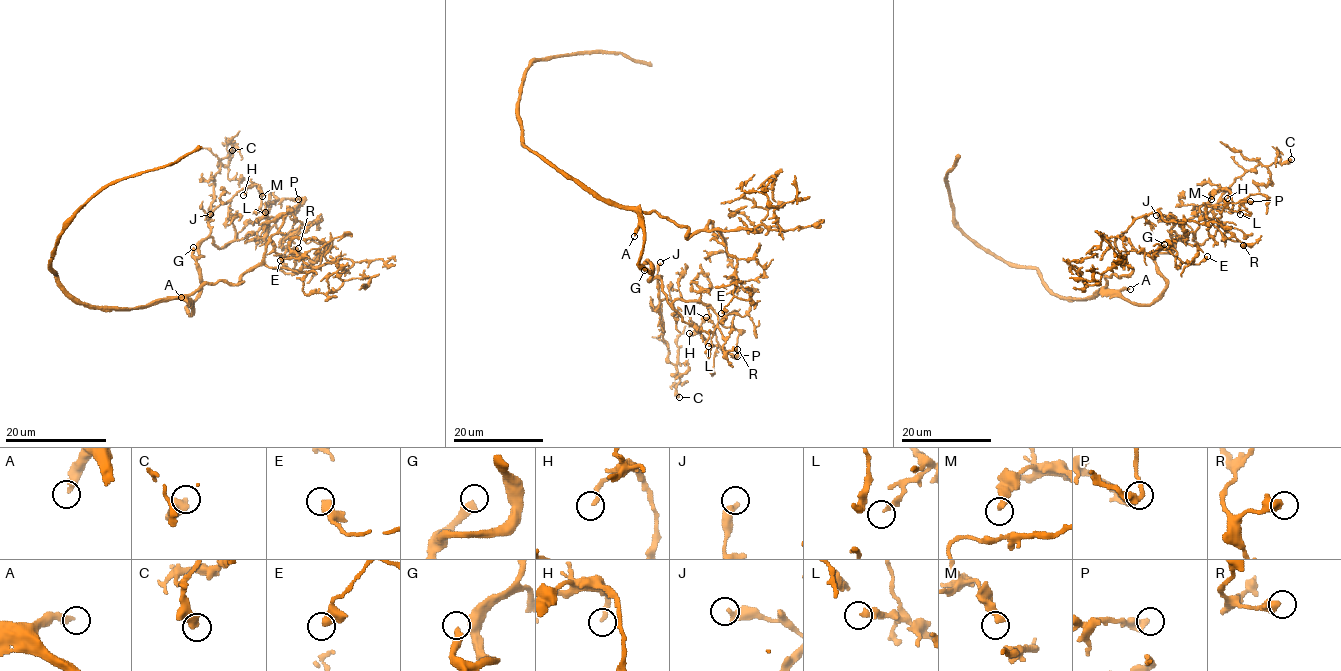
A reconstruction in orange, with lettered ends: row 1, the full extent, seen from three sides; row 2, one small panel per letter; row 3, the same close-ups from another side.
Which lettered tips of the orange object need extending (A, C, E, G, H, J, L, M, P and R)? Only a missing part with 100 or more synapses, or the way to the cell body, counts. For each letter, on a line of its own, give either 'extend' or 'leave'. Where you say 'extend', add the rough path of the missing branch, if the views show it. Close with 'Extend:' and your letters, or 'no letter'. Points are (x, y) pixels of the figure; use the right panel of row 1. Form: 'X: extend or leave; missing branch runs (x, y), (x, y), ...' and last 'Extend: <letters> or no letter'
A: extend; missing branch runs (1130, 289), (1151, 293), (1177, 274), (1207, 277), (1161, 231), (1178, 228), (1168, 218), (1173, 201), (1217, 167)
C: leave
E: leave
G: extend; missing branch runs (1164, 244), (1198, 244), (1240, 210), (1253, 156), (1260, 156), (1247, 160), (1246, 151), (1260, 136), (1277, 139)
H: leave
J: leave
L: leave
M: leave
P: leave
R: leave
Extend: A, G

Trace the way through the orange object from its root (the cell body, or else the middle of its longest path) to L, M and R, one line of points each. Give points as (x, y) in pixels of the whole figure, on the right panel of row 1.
L: (1099, 293), (1152, 303), (1165, 288), (1155, 256), (1173, 235), (1197, 244), (1199, 208), (1238, 202), (1240, 214)
M: (1099, 293), (1152, 303), (1165, 288), (1155, 256), (1173, 247), (1171, 229), (1219, 188), (1211, 199)
R: (1099, 293), (1152, 303), (1165, 288), (1155, 256), (1173, 247), (1173, 235), (1196, 245), (1201, 219), (1243, 245)

